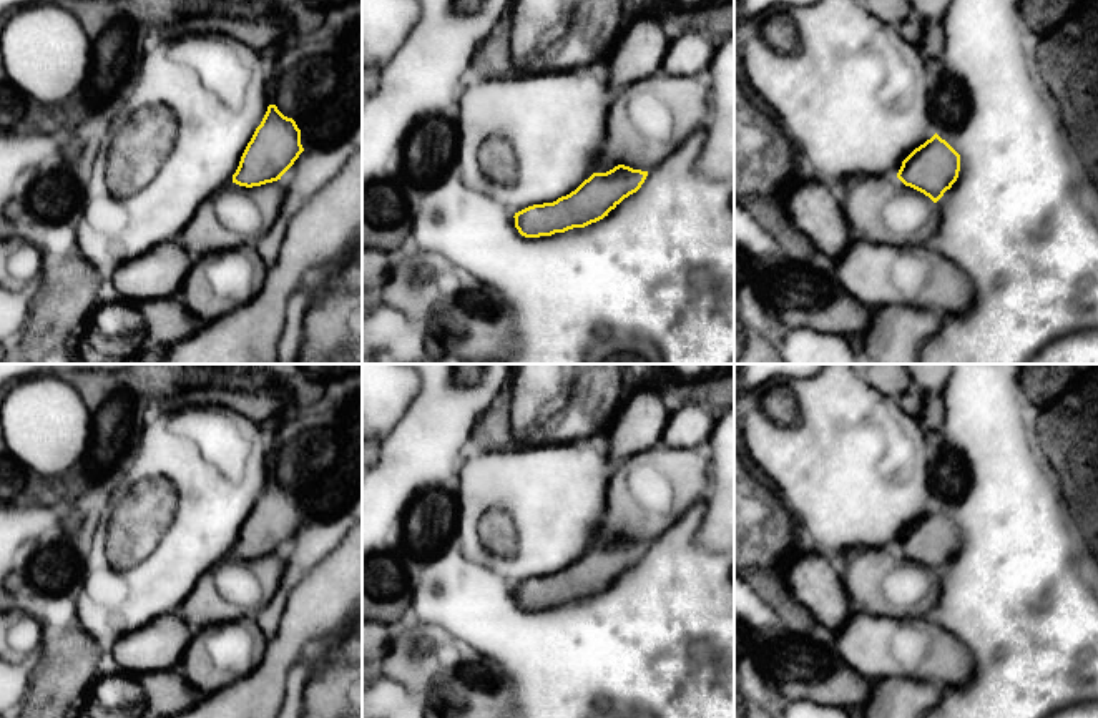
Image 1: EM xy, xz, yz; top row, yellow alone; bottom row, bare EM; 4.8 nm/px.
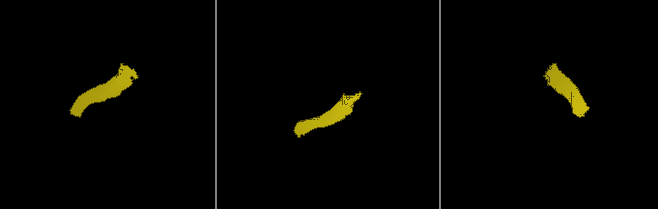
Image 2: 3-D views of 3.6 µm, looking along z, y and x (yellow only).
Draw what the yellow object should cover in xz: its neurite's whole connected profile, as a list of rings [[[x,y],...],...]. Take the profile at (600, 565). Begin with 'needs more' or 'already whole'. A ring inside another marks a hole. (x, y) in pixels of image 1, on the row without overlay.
already whole | [[[618,537],[606,545],[593,545],[570,567],[515,585],[515,600],[525,610],[585,600],[608,588],[625,570],[636,565],[646,548],[648,543],[625,537]]]

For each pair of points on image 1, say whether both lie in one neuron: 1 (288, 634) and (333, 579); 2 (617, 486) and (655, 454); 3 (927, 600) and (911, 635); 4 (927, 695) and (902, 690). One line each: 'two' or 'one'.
1: one
2: one
3: two
4: one

